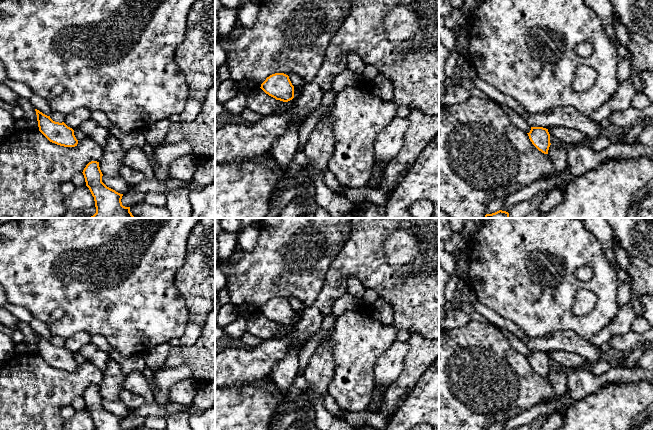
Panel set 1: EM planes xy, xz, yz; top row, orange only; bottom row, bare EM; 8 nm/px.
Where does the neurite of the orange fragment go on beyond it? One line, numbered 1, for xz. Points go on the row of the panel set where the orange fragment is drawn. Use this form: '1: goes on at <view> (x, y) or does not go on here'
1: does not go on here

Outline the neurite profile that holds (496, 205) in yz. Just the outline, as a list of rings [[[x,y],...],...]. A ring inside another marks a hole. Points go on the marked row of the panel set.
[[[505,198],[496,199],[489,203],[486,209],[486,214],[492,214],[501,210],[504,204]]]

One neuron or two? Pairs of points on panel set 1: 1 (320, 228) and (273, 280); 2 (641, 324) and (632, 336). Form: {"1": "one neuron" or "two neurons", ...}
{"1": "one neuron", "2": "two neurons"}

